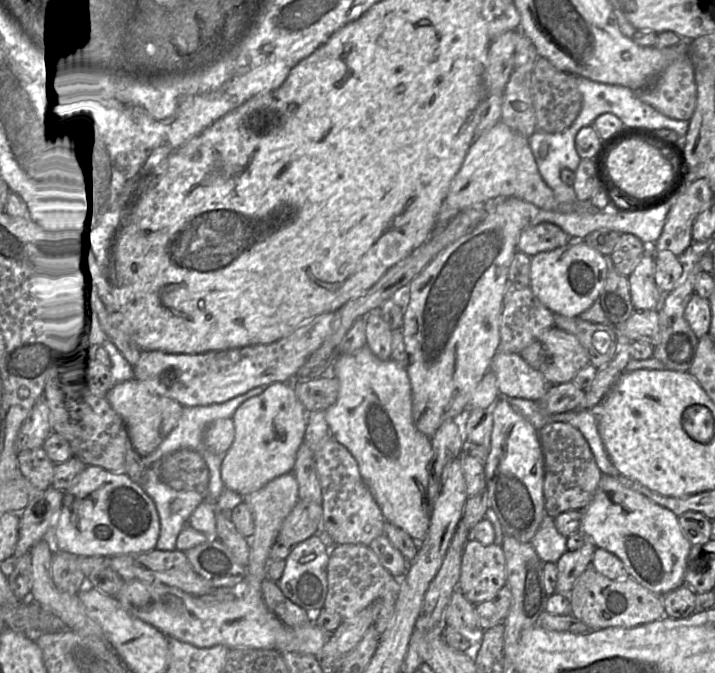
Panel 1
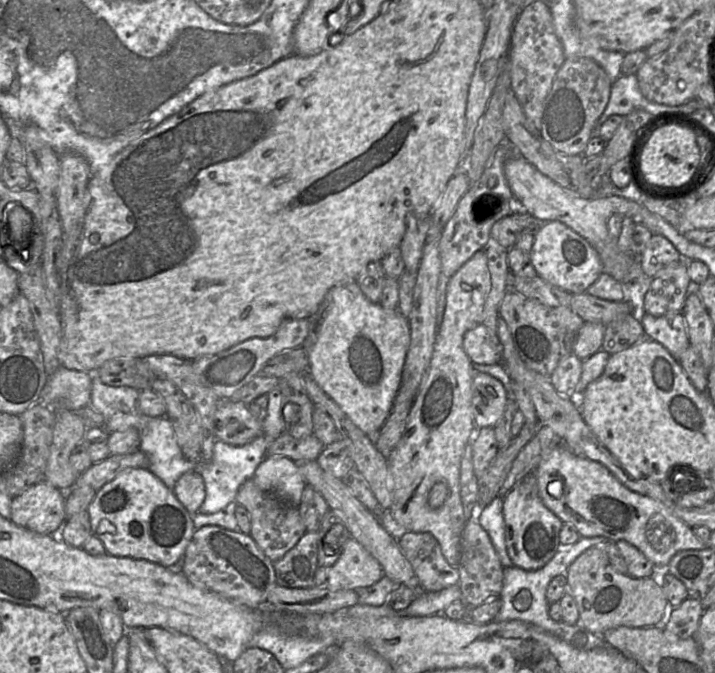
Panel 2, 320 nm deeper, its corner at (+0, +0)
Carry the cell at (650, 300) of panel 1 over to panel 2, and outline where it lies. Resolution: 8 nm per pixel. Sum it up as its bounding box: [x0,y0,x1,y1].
[640,313,690,361]

